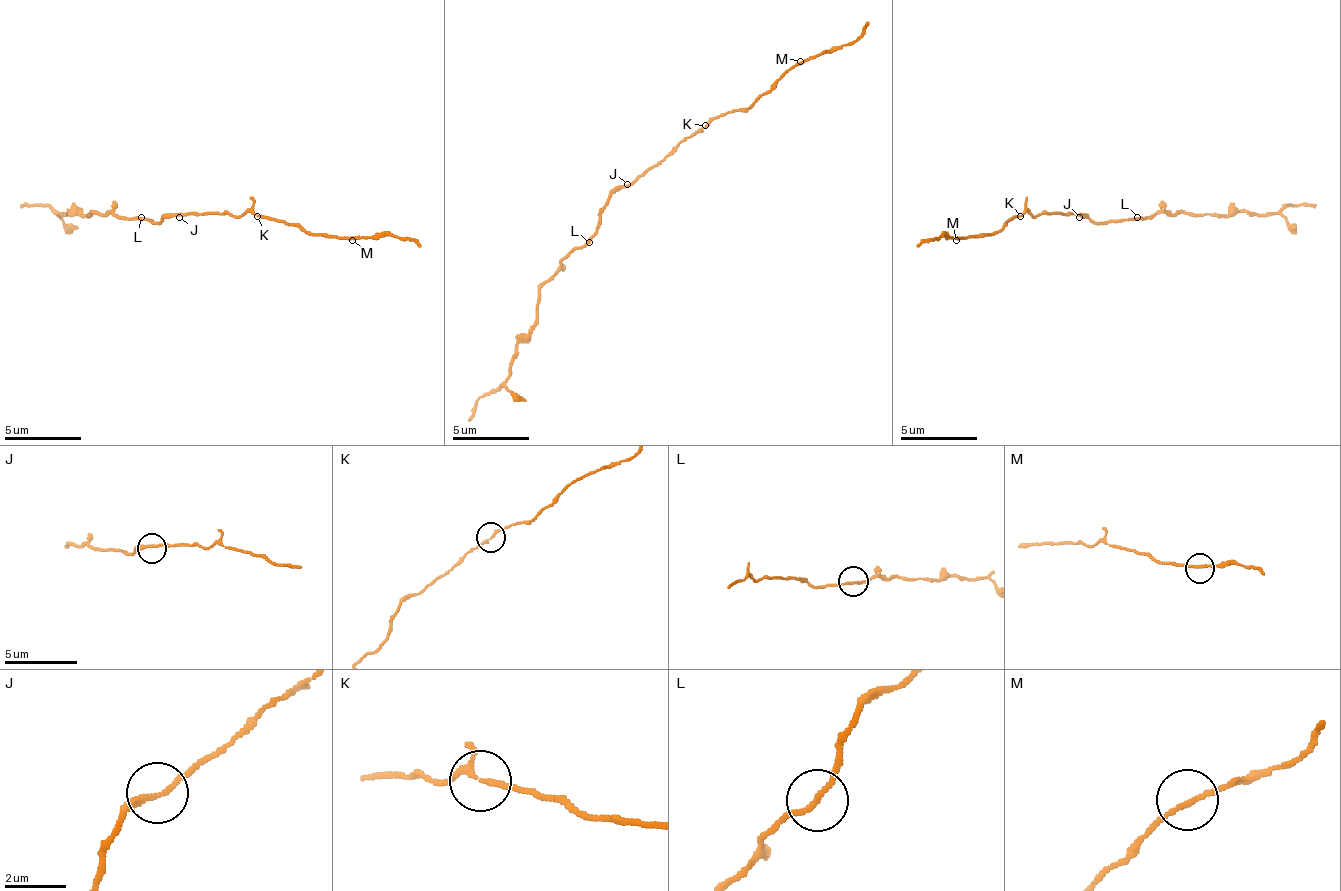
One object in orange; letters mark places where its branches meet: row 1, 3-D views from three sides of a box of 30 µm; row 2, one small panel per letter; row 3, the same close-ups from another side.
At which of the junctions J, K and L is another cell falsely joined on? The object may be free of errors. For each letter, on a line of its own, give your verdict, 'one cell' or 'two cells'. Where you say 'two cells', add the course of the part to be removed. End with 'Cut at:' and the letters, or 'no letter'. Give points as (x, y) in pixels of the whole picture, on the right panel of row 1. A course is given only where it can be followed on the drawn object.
J: one cell
K: one cell
L: one cell
Cut at: no letter

